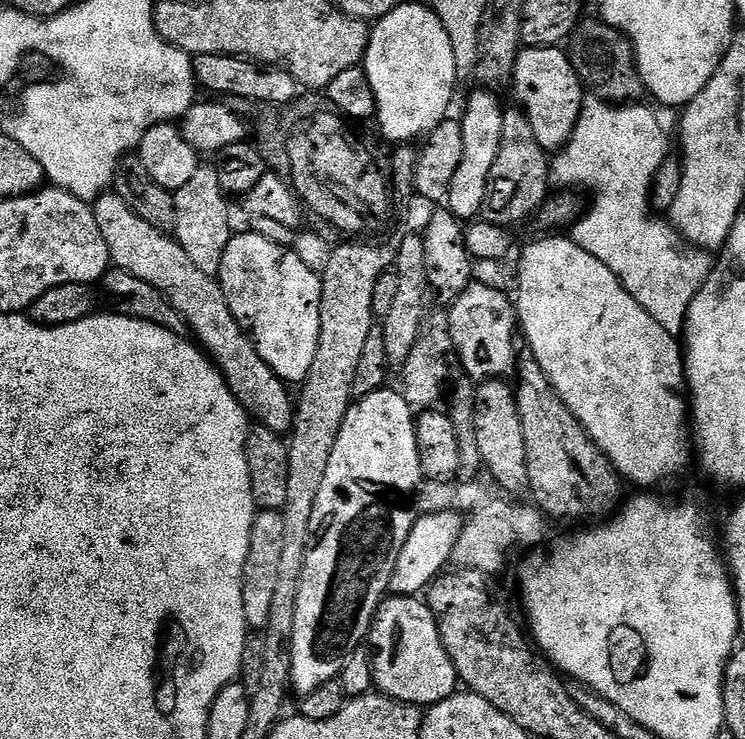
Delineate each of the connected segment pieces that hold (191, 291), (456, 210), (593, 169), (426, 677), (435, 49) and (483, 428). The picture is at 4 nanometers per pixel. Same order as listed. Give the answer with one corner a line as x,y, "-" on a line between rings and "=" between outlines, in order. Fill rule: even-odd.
109,190
99,196
91,205
94,218
98,222
98,230
102,230
102,238
106,238
106,246
112,255
112,264
117,268
126,270
134,274
134,278
142,278
142,282
150,282
154,290
162,290
166,298
182,314
182,318
187,322
191,335
198,341
199,347
210,357
213,364
220,369
220,375
228,383
228,389
236,395
236,400
248,413
253,421
265,424
270,430
281,434
287,433
292,426
294,415
293,401
288,401
289,385
280,377
274,374
274,370
260,357
258,350
248,339
243,328
237,324
234,314
228,305
228,299
219,283
213,277
202,274
194,262
190,262
190,257
186,255
186,250
169,233
160,232
150,222
138,218
130,206
114,190
=
479,90
468,100
464,116
459,117
462,126
462,163
450,182
446,201
447,211
456,215
461,222
472,222
481,215
480,207
486,198
486,186
490,170
494,170
494,158
498,158
498,146
502,146
502,118
505,109
500,108
500,100
495,91
=
589,95
580,107
580,117
574,126
574,130
570,134
568,143
555,153
550,160
550,180
553,185
559,186
564,190
581,190
580,188
589,188
596,197
592,200
592,209
585,211
580,219
570,228
570,239
574,241
582,250
586,250
586,254
594,254
594,258
598,258
598,262
602,262
602,266
606,266
618,278
618,282
622,282
622,286
634,298
634,302
638,302
638,306
642,306
642,310
646,310
646,314
650,314
650,318
654,318
654,322
658,322
658,326
662,326
662,330
666,330
671,336
679,337
684,330
684,323
688,317
690,310
690,302
694,302
694,298
698,294
698,290
702,290
702,286
706,282
706,278
712,272
714,263
713,257
709,255
705,249
695,248
693,244
688,243
667,219
661,218
654,214
652,207
652,179
658,170
658,166
662,166
664,159
670,154
668,148
668,136
664,133
664,128
660,125
660,120
648,108
643,108
643,103
632,102
627,106
618,104
610,104
606,100
600,100
594,95
=
389,595
381,600
366,637
372,658
374,688
399,704
431,706
450,698
458,690
458,677
446,646
438,634
434,614
423,599
=
406,2
402,6
390,10
390,14
386,14
381,20
375,21
370,28
368,49
364,51
362,67
366,78
370,78
370,90
374,90
374,98
376,99
375,123
380,123
381,134
386,139
393,140
393,145
404,146
409,142
416,142
412,140
418,139
417,141
419,141
421,138
427,137
428,133
433,132
449,115
448,107
452,104
452,95
456,92
456,79
458,79
456,63
454,62
454,46
450,46
450,34
446,34
446,26
442,26
442,18
438,18
438,14
434,14
428,8
427,3
412,4
412,2
=
507,379
485,380
477,387
474,429
481,462
486,472
488,470
496,479
495,487
505,488
508,492
523,493
528,487
526,438
522,438
522,422
516,405
516,393

